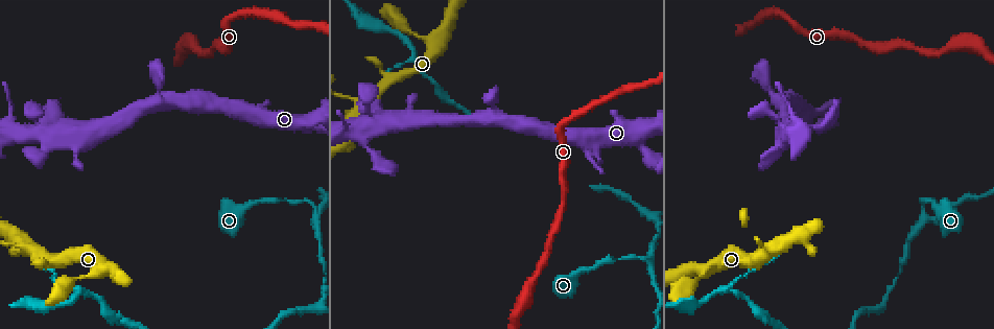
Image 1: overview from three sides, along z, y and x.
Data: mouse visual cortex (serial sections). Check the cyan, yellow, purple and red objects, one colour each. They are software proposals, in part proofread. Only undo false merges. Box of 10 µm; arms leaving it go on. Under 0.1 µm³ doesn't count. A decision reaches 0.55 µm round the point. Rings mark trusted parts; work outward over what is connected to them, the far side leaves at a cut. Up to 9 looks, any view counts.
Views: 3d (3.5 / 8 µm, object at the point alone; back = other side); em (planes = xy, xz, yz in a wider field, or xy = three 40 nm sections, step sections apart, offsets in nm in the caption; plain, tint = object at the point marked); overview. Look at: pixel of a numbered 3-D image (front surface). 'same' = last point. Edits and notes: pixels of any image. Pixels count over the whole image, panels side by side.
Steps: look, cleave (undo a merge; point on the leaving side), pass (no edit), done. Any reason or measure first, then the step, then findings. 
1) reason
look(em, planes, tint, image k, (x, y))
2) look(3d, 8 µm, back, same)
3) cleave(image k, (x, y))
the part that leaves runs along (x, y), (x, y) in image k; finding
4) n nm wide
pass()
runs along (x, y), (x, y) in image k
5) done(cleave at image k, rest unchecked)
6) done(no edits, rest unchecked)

three-way junction
look(3d, 3.5 µm, image 1, (29, 247))

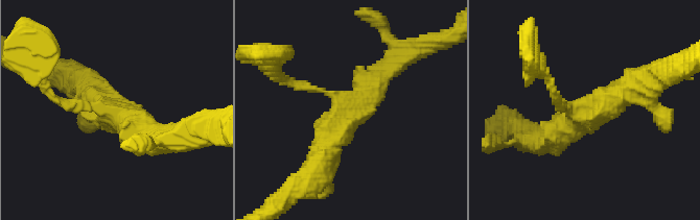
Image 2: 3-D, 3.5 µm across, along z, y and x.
3 arms; arms of 150, 300, 400 nm; shape alone is not enough
look(em, xy, step 2, tint, image 2, (113, 114))

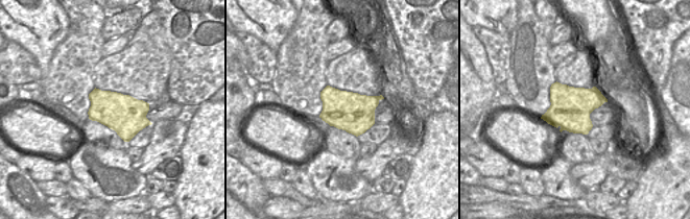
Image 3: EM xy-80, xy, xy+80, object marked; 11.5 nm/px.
pass()
continuous, no second cell

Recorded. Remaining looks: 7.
sharp bend
look(3d, 3.5 µm, back, image 1, (157, 104))

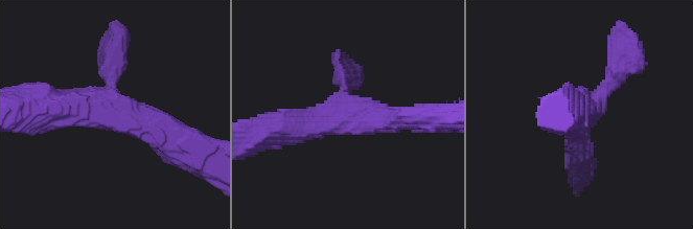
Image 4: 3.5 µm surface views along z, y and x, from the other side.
3 arms; arms of 250, 400, 500 nm; shape alone is not enough
look(em, xy, step 3, plain, image 4, (346, 117))

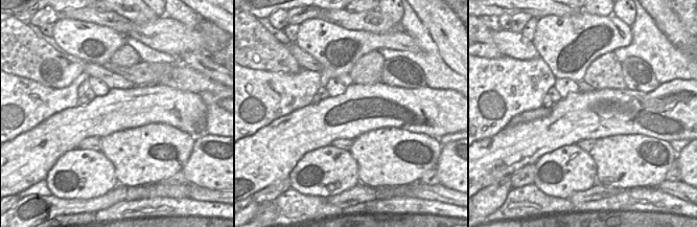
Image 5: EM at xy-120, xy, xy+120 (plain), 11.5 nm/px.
where the object lies
look(em, xy, step 3, tint, same)

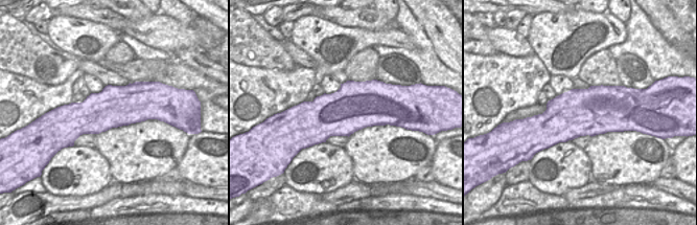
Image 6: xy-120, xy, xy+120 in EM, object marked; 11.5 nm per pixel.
pass()
runs along (43, 110), (105, 107), (175, 135) in image 4; one cell here

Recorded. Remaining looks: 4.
sharp bend
look(3d, 3.5 µm, image 1, (285, 199))

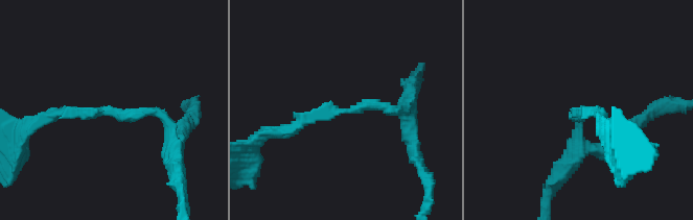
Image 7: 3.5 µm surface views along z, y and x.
look(em, xy, step 5, tint, image 7, (579, 111))

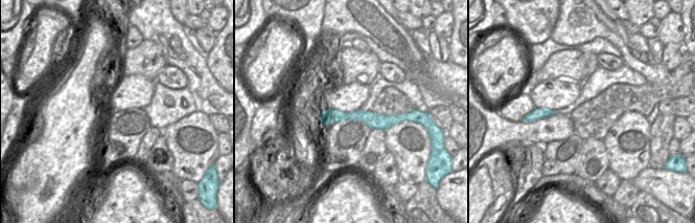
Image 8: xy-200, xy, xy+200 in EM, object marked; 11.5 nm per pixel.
look(em, xy, step 3, tint, same)

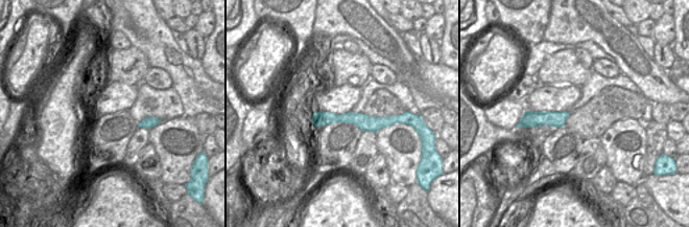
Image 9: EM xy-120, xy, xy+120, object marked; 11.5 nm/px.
170 nm wide
pass()
runs along (314, 116), (387, 122) in image 9; continuous, no second cell

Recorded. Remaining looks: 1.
done(no edits, rest unchecked)

